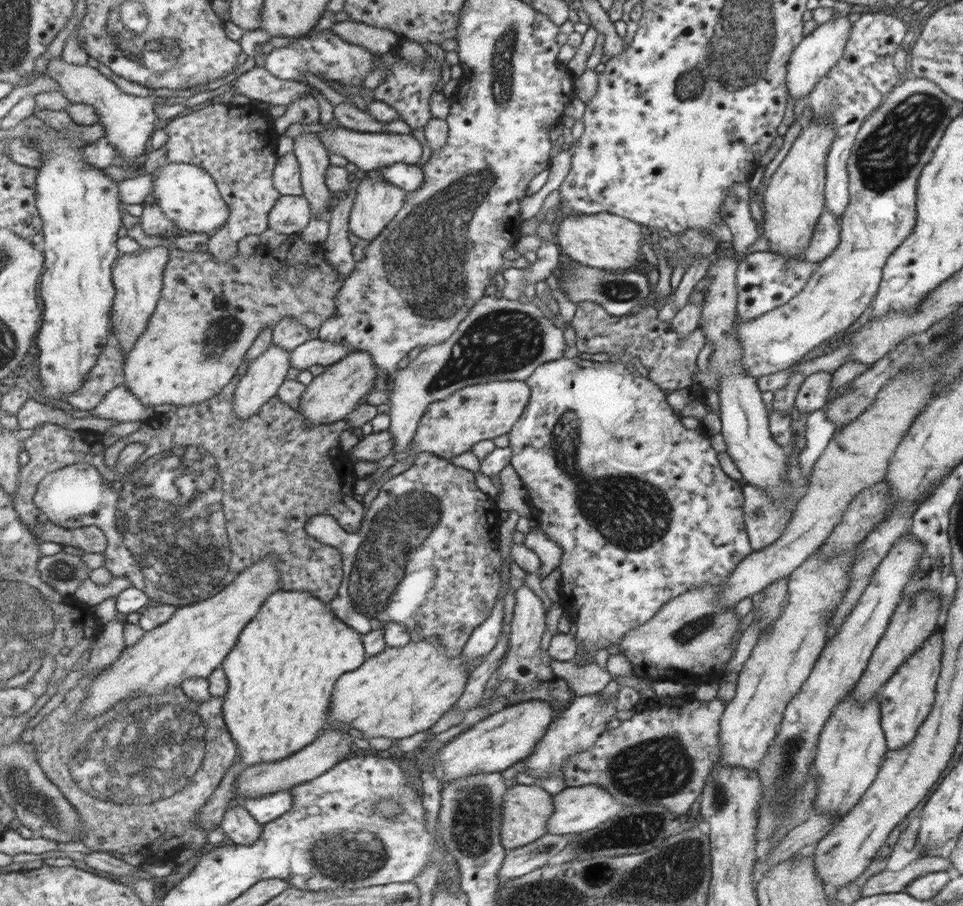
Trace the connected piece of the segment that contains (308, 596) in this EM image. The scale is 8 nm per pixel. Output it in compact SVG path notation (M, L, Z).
M277 591L266 600L259 616L243 629L234 650L222 668L229 680L224 698L224 720L238 744L243 767L284 760L311 744L329 723L335 686L347 672L362 667L366 655L360 634L343 622L330 607L312 592Z

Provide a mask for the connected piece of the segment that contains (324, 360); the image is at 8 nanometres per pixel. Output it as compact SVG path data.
M309 339L291 352L290 363L293 368L299 370L315 365L323 365L327 368L355 351L359 351L358 348L343 346L329 340Z

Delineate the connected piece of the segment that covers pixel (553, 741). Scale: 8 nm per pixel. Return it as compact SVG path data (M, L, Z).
M599 693L589 694L589 696L576 697L571 706L561 710L556 714L551 726L547 728L546 735L536 744L534 750L525 761L525 774L535 778L542 777L547 773L552 773L560 770L562 762L577 751L589 748L595 738L602 731L605 731L605 724L615 718L616 708L615 700L599 700Z

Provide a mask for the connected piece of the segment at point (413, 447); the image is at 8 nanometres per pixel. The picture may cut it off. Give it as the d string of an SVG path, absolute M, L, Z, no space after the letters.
M495 380L481 384L473 384L455 391L445 399L432 402L419 420L410 443L408 457L404 461L396 461L379 476L379 480L387 481L403 472L417 454L429 452L439 459L449 461L459 456L481 439L492 440L500 434L512 433L517 420L530 398L530 387L520 380Z

